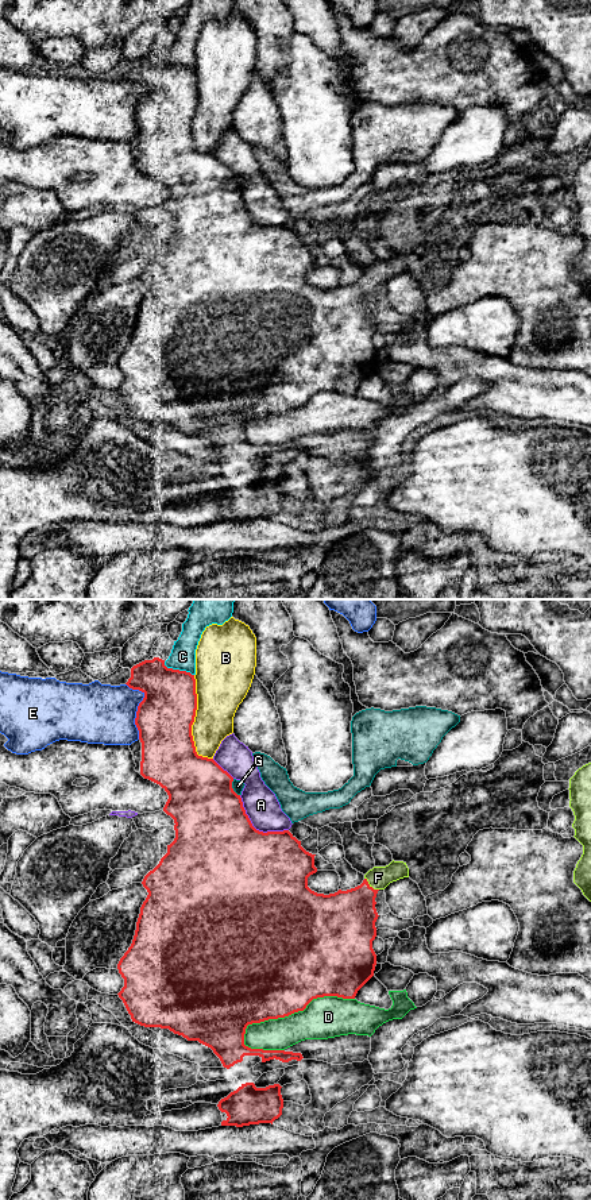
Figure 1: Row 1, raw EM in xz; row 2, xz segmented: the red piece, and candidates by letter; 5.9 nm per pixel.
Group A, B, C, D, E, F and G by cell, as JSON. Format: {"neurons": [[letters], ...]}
{"neurons": [["A"], ["B"], ["C"], ["D"], ["E"], ["F"], ["G"]]}

